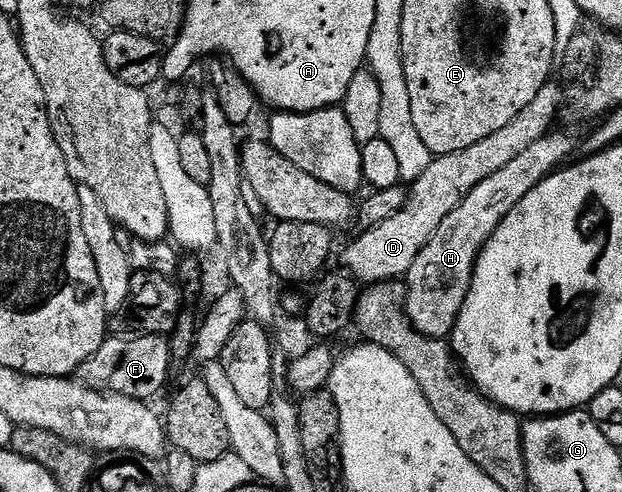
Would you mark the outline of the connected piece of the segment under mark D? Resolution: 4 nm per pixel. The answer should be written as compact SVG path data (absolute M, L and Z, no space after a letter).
M548 82L541 94L537 94L537 98L533 98L533 102L529 102L529 106L525 106L525 110L521 110L521 114L517 114L517 118L513 118L509 126L489 134L489 138L481 138L481 142L469 146L469 150L457 150L453 154L434 157L429 170L425 170L425 174L421 174L421 178L410 185L405 206L401 206L401 210L393 214L393 218L381 222L381 226L358 233L360 236L348 246L347 253L343 256L347 263L346 271L356 281L367 286L406 277L413 262L417 262L417 254L421 254L429 238L437 234L437 226L441 226L441 222L445 222L445 218L449 218L449 214L453 214L453 210L461 206L473 186L497 174L497 170L513 162L513 158L517 158L524 150L529 150L533 142L552 131L554 124L551 123L555 116L557 120L564 103L564 89L559 89L555 82Z

